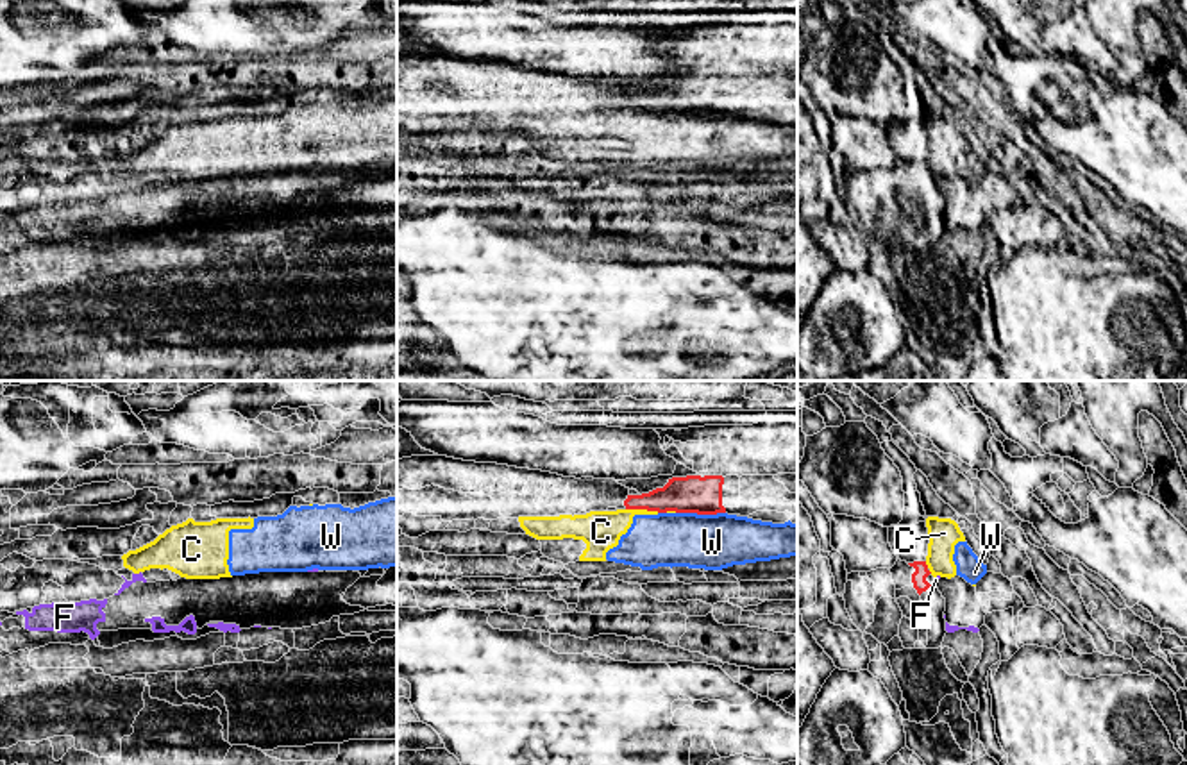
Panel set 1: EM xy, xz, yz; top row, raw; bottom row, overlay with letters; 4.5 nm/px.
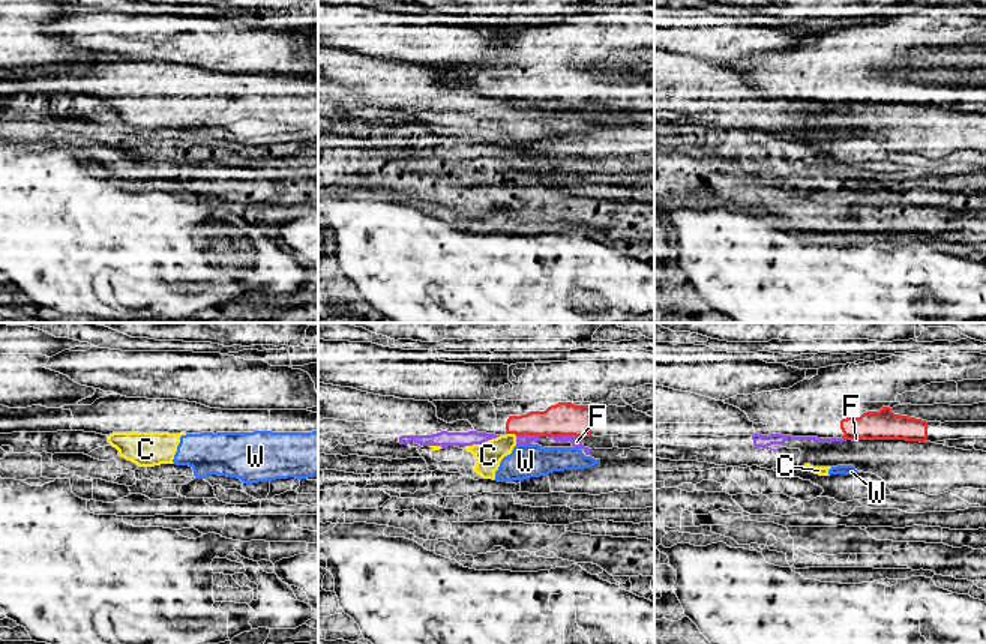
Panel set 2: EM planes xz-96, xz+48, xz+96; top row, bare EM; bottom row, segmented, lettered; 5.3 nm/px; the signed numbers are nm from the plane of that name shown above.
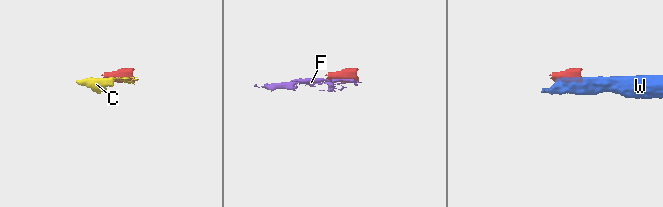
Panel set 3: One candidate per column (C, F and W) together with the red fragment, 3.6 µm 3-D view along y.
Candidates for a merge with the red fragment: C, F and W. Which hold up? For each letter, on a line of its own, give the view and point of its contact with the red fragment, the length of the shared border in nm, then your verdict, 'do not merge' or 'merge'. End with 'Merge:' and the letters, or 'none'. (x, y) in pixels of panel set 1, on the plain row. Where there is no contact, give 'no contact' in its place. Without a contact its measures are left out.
C: meets red in xz at (642, 108); contact 150 nm long; do not merge
F: meets red in yz at (934, 183); contact 30 nm long; do not merge
W: meets red in xz at (701, 113); contact 220 nm long; do not merge
Merge: none

